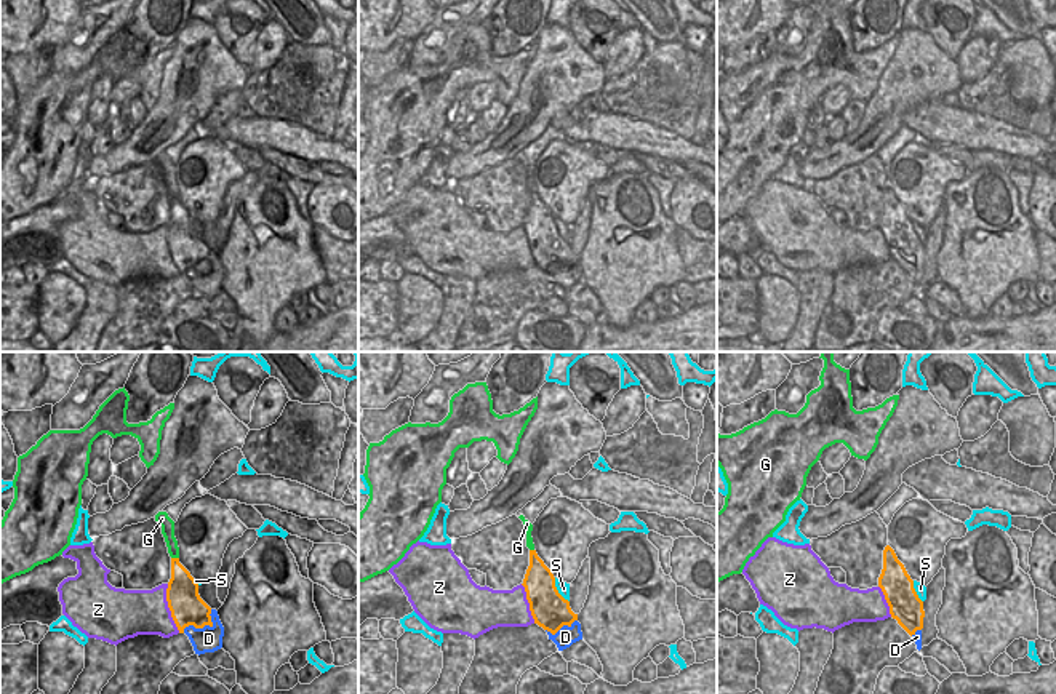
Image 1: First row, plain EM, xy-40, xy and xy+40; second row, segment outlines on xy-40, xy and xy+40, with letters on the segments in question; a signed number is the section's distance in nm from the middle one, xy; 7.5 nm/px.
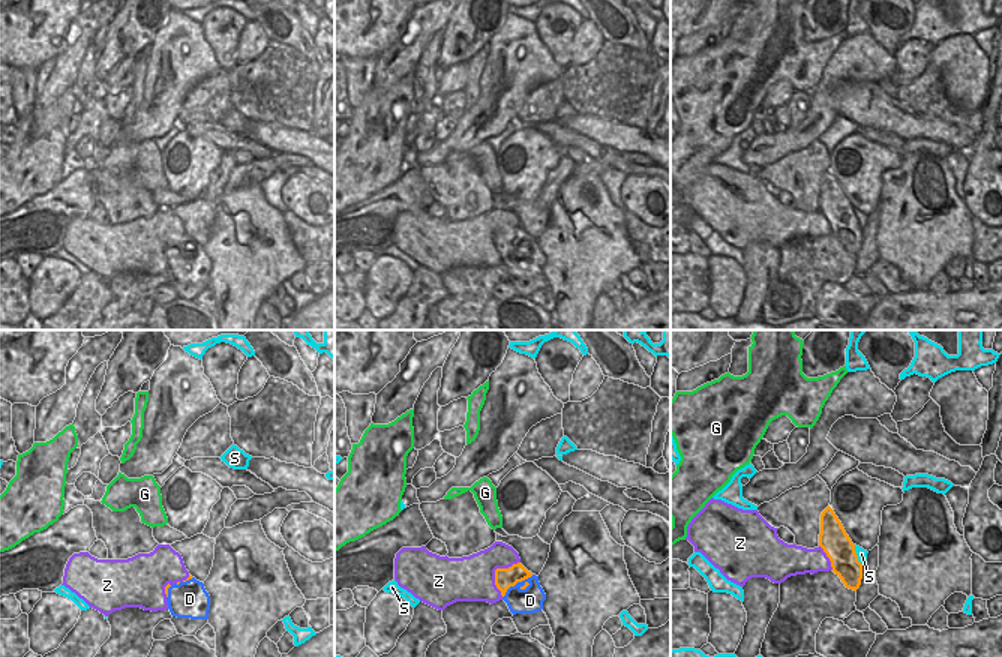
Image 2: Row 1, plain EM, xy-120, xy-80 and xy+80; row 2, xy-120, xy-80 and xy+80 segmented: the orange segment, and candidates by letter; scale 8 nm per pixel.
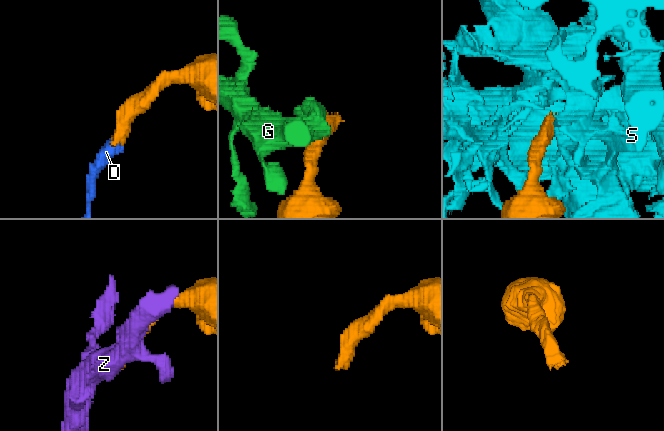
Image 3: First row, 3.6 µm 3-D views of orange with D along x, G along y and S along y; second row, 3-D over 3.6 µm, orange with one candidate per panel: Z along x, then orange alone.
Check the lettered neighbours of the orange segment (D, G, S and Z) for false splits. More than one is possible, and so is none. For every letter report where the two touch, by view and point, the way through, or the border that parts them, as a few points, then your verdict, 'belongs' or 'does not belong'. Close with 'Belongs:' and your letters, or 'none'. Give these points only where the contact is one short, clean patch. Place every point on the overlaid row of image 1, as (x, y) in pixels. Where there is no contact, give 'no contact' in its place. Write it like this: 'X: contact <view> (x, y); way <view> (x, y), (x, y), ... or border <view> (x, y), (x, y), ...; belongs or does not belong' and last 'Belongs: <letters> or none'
D: contact xy-40 (204, 626); way xy-40 (188, 608), (204, 626), (208, 638); belongs
G: contact xy-40 (175, 558); border xy-40 (172, 557), (178, 558); does not belong
S: contact xy (557, 590); does not belong
Z: contact xy-40 (168, 606); does not belong
Belongs: D

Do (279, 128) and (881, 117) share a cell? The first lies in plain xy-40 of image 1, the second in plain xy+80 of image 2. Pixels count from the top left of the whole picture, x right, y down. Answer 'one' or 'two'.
one

